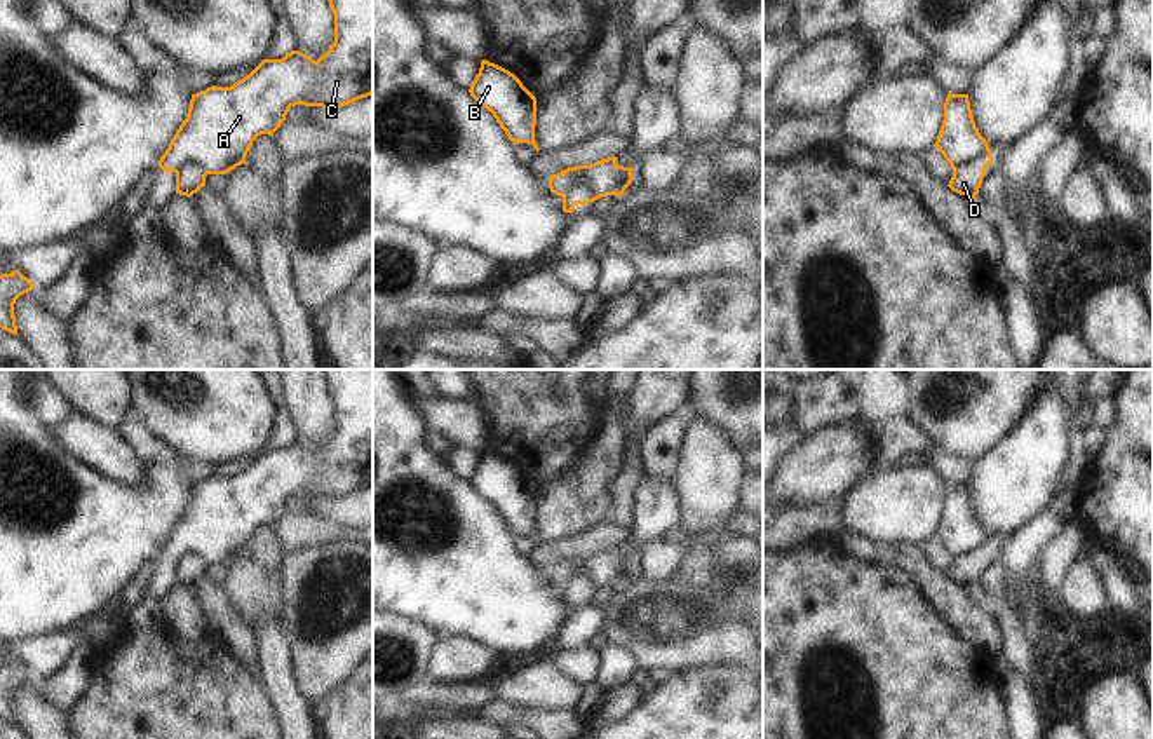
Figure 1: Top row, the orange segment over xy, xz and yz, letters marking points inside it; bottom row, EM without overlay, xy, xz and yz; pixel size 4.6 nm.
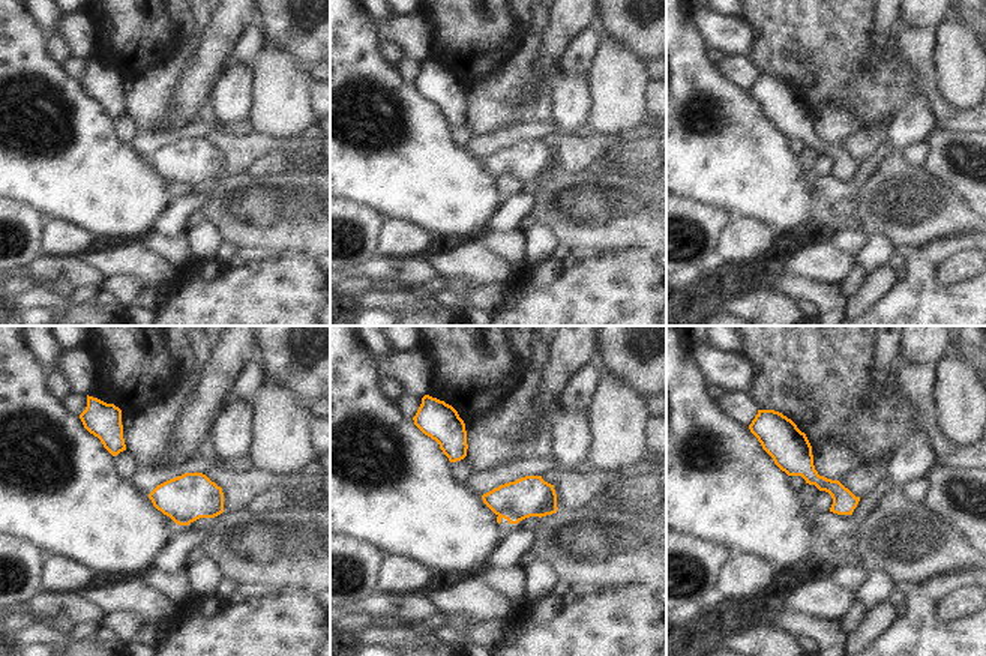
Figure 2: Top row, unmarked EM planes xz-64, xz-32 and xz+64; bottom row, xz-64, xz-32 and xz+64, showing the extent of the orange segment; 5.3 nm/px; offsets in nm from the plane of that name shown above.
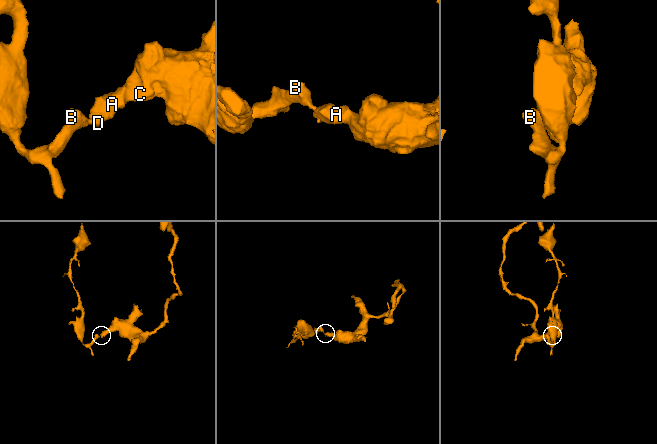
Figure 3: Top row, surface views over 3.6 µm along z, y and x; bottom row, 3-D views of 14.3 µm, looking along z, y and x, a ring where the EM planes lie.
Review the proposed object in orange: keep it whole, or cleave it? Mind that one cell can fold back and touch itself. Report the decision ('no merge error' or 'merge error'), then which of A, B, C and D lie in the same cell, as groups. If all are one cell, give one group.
merge error; A C / B D

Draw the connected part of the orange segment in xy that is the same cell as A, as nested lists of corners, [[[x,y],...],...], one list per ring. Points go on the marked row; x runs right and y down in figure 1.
[[[327,0],[334,14],[334,42],[317,61],[291,51],[282,59],[263,59],[230,87],[211,85],[192,94],[186,119],[176,131],[158,167],[176,173],[186,164],[207,174],[226,174],[246,162],[253,141],[272,136],[291,106],[341,108],[373,94],[373,0]]]

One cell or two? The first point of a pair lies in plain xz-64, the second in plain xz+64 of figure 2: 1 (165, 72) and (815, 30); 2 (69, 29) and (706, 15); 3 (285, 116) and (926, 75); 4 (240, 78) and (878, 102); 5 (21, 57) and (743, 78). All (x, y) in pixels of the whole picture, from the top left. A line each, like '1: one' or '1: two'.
1: two
2: one
3: two
4: two
5: two

